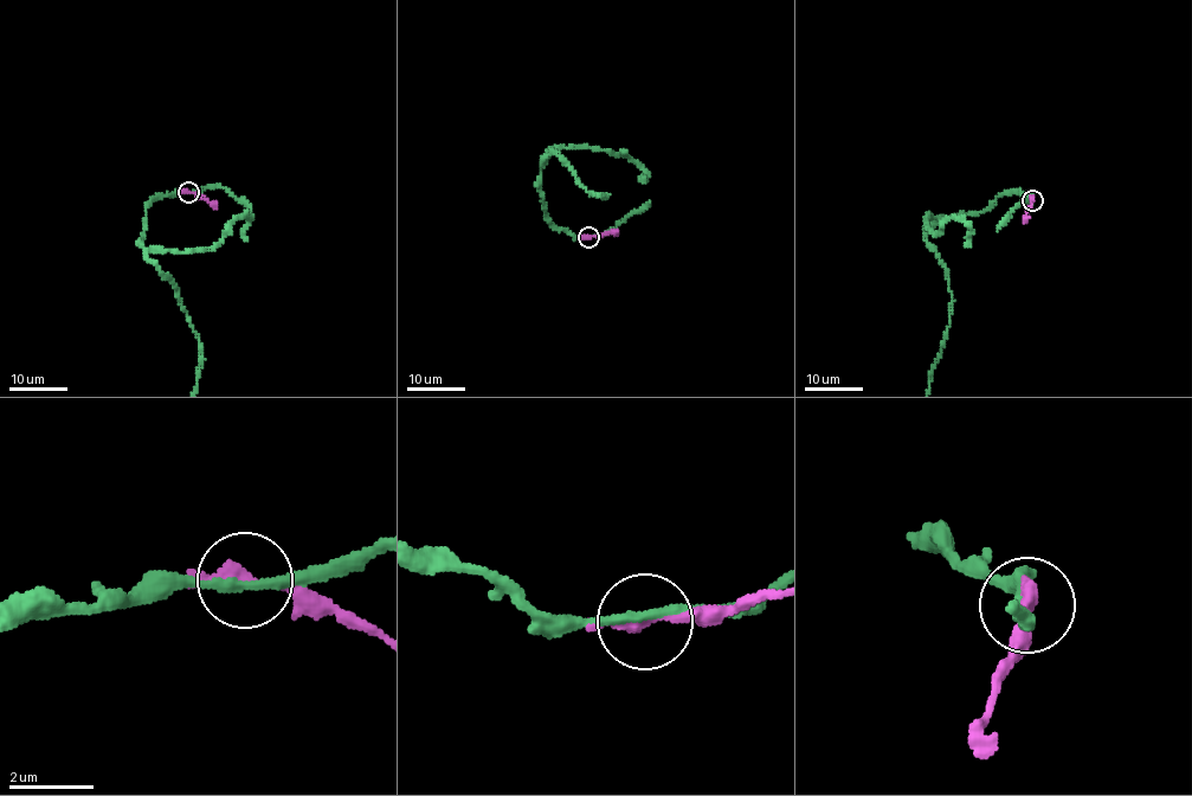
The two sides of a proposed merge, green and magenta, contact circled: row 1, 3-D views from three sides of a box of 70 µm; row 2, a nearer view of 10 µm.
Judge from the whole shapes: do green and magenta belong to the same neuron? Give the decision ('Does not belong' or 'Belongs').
Does not belong

